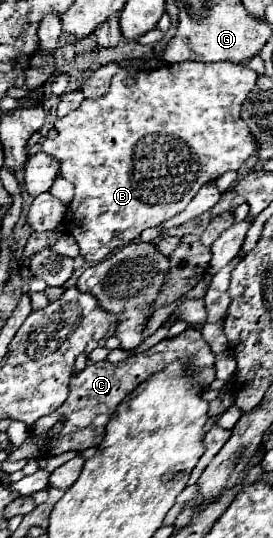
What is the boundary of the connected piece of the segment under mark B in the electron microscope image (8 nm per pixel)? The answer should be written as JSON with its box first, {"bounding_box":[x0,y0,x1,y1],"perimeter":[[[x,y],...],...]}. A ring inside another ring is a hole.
{"bounding_box":[41,62,257,262],"perimeter":[[[179,62],[155,70],[121,68],[113,76],[107,96],[83,100],[77,110],[55,120],[59,136],[45,140],[41,150],[61,162],[61,176],[75,186],[75,196],[63,224],[65,232],[77,240],[87,262],[107,258],[145,228],[173,218],[193,200],[203,184],[217,180],[229,170],[239,170],[257,152],[255,138],[241,120],[241,104],[253,90],[255,80],[257,74],[249,66],[231,62]],[[125,78],[135,78],[135,84],[125,86]]]}

